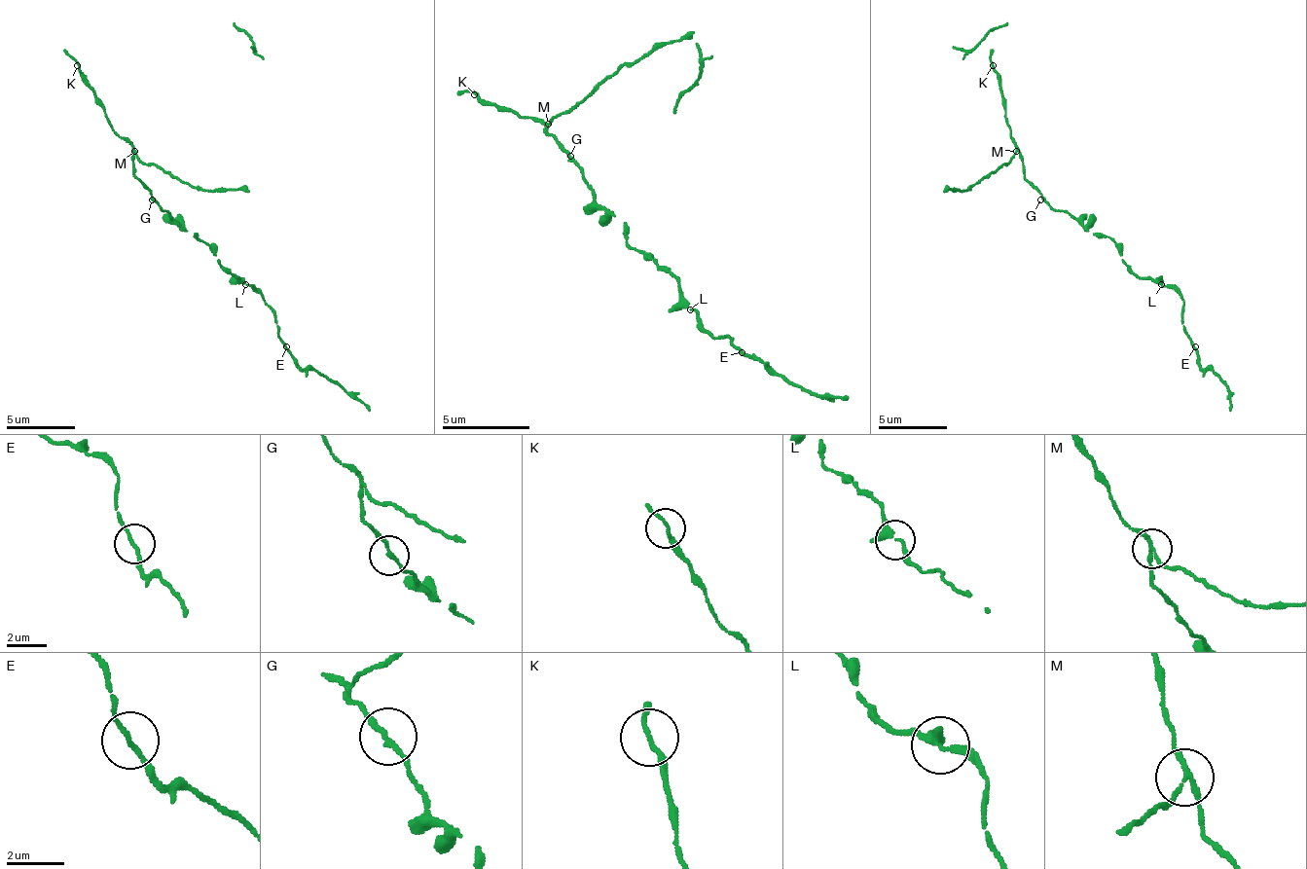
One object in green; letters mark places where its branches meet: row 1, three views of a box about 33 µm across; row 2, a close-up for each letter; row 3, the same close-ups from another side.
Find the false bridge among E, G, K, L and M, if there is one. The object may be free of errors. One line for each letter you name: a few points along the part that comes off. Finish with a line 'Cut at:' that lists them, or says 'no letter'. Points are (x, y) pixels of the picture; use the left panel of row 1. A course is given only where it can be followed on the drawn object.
Cut at: M

